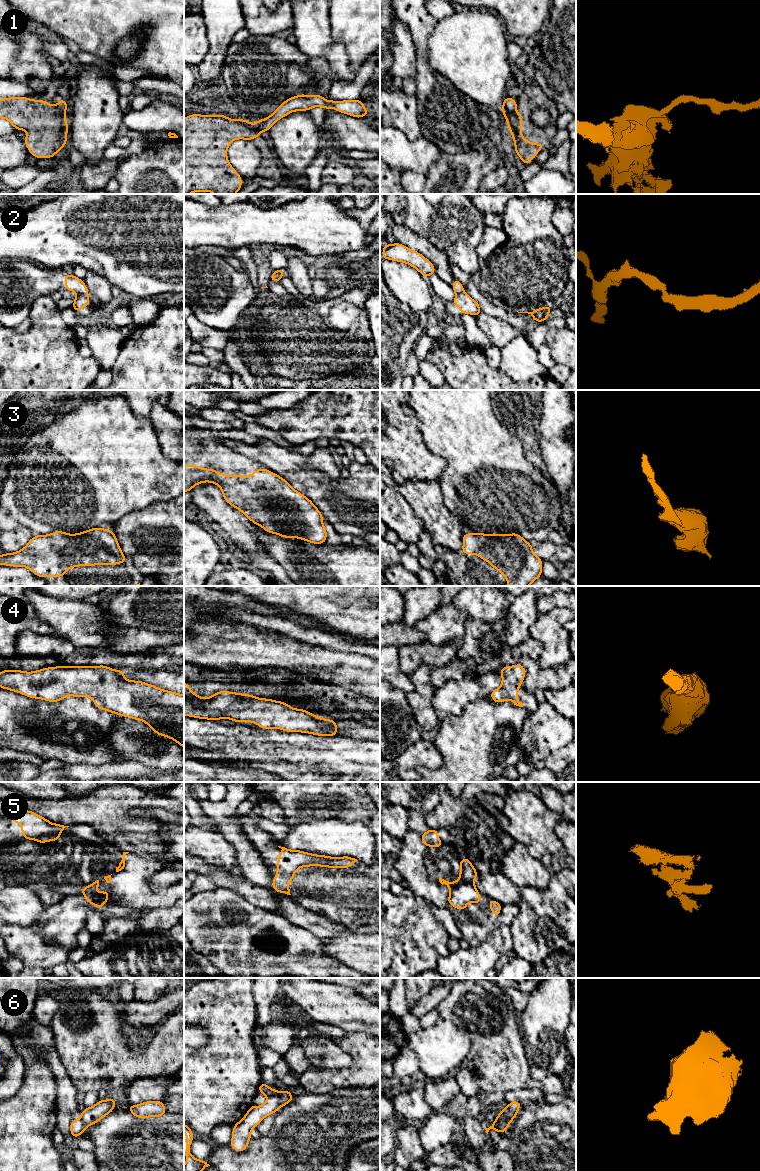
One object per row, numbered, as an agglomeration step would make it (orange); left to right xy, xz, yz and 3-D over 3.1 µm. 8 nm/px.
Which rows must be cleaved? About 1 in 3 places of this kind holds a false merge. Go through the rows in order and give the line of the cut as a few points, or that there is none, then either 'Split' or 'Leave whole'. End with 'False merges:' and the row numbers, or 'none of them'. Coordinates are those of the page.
1: Split along yz (515, 109), (507, 119). Split
2: No split. Leave whole
3: Split along xz (246, 479), (262, 481), (264, 501), (313, 506). Split
4: No split. Leave whole
5: Split along yz (458, 879), (464, 882), (473, 882). Split
6: Split along yz (511, 1120), (496, 1121). Split
False merges: 1, 3, 5, 6

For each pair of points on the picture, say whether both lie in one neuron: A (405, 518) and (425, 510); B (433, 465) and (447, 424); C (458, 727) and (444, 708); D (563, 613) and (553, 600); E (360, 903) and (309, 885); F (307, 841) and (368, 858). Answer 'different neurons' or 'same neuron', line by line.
A: different neurons
B: different neurons
C: different neurons
D: different neurons
E: same neuron
F: same neuron

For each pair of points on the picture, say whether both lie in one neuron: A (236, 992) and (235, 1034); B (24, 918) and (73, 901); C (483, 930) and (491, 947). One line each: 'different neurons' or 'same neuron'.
A: same neuron
B: different neurons
C: different neurons

